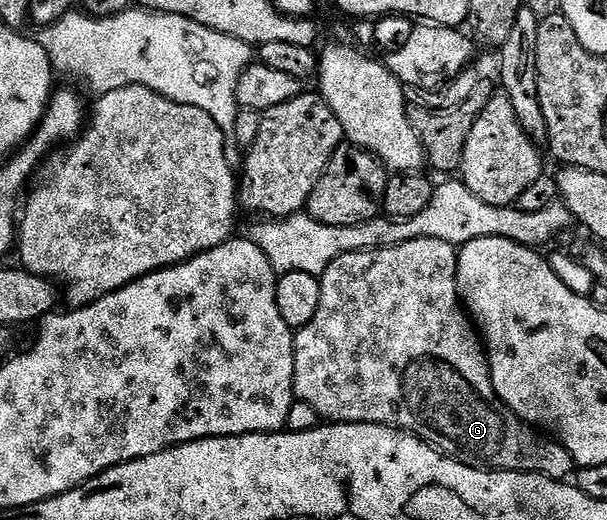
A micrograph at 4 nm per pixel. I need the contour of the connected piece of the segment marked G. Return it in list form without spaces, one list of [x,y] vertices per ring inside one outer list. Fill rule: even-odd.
[[[412,239],[408,243],[400,243],[387,249],[365,249],[359,253],[340,255],[331,263],[328,271],[322,273],[320,280],[322,290],[320,291],[320,307],[316,307],[316,316],[312,319],[312,323],[308,323],[303,329],[297,330],[294,335],[294,396],[297,400],[308,403],[308,407],[312,407],[312,411],[316,411],[323,422],[341,423],[344,425],[389,425],[407,433],[413,433],[416,437],[421,437],[426,444],[434,446],[439,453],[453,457],[455,461],[462,461],[466,465],[472,465],[476,469],[492,469],[503,473],[539,473],[541,477],[547,477],[553,481],[566,481],[569,478],[569,473],[571,472],[571,476],[575,472],[576,466],[572,455],[559,441],[551,439],[545,432],[535,429],[533,425],[527,425],[526,422],[521,421],[496,395],[496,391],[492,387],[490,358],[484,348],[483,338],[480,336],[475,322],[468,316],[458,295],[458,249],[455,246],[448,243],[440,243],[440,239]]]

